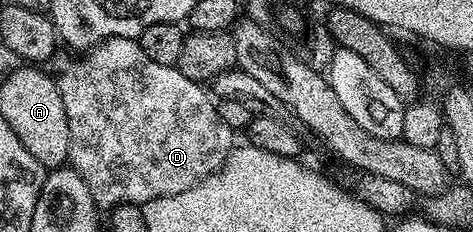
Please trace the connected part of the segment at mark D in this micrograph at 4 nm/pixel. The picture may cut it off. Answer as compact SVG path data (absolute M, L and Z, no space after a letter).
M134 37L101 41L87 54L85 65L76 58L79 56L68 56L72 57L57 56L54 61L56 86L70 123L68 161L86 179L86 187L90 187L90 195L94 195L94 203L101 210L111 210L113 205L143 207L148 201L190 191L190 187L224 166L234 148L234 131L222 123L213 94L201 82L186 79L175 65L154 63Z

